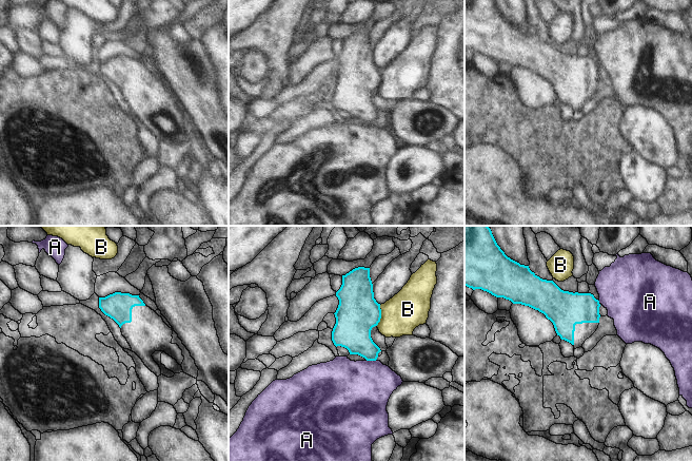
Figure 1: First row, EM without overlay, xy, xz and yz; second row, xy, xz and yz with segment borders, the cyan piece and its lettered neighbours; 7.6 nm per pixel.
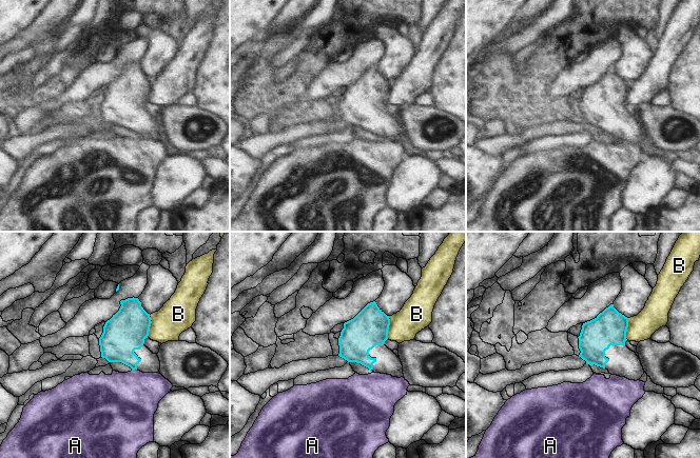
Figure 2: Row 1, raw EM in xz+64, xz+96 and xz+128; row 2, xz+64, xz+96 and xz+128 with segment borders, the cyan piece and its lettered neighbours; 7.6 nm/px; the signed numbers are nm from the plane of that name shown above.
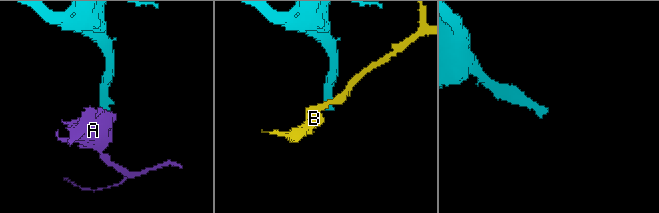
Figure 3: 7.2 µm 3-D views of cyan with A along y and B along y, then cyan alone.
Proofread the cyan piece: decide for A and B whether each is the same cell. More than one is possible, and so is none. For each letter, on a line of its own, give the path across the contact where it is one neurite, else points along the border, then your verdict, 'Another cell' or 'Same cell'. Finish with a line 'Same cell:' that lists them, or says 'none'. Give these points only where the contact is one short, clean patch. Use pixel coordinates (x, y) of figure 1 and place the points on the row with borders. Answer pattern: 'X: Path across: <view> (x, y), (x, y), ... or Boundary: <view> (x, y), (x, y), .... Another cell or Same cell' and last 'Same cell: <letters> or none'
A: Boundary: xz (366, 359), (376, 360). Another cell
B: Boundary: xz (380, 305), (380, 321), (376, 325). Another cell
Same cell: none

